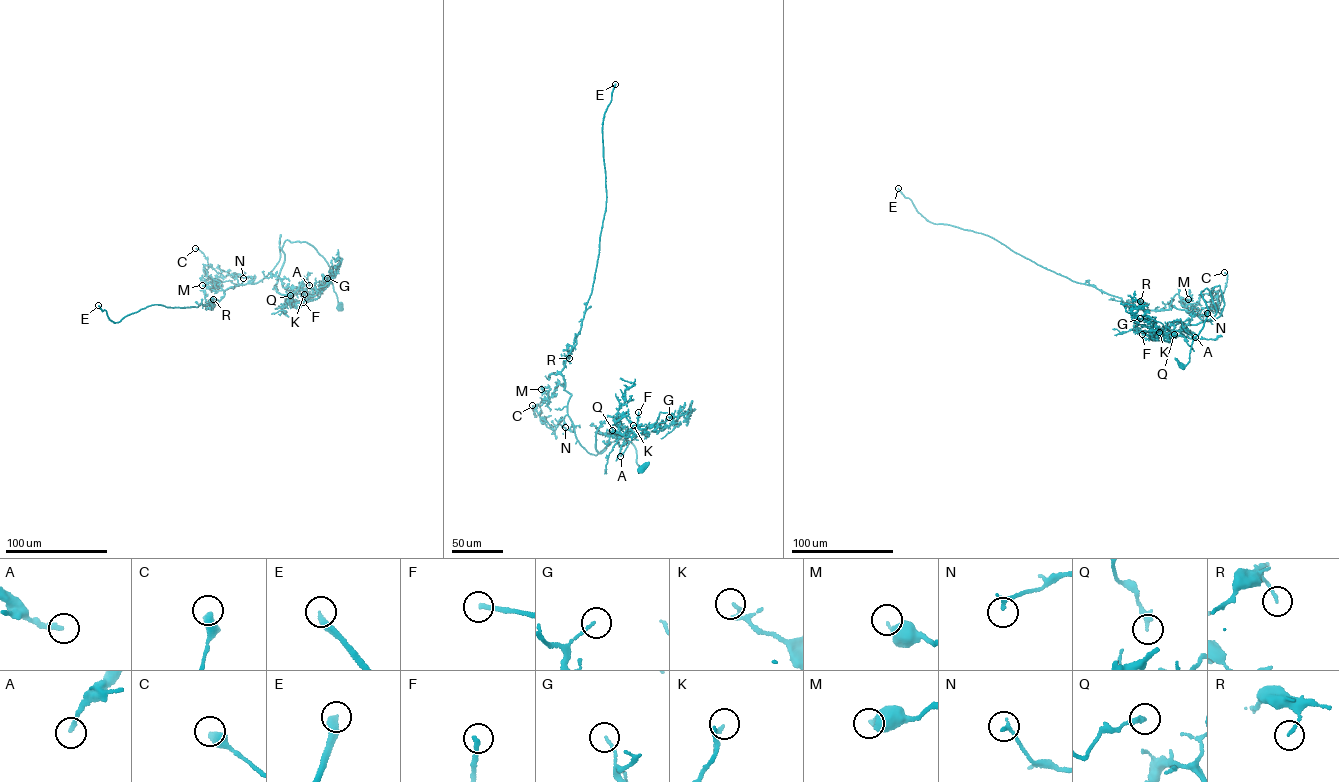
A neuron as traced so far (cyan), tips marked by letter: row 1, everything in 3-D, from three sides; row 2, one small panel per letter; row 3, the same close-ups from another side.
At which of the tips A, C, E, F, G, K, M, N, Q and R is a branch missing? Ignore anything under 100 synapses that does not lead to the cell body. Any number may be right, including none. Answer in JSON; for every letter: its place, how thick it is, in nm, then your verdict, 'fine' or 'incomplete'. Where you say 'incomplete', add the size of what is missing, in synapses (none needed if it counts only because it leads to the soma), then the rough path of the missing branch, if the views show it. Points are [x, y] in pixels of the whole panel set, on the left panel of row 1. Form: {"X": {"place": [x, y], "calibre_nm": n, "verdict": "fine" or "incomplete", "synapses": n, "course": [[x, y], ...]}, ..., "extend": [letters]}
{"A": {"place": [309, 285], "calibre_nm": 200, "verdict": "fine"}, "C": {"place": [195, 248], "calibre_nm": 460, "verdict": "fine"}, "E": {"place": [98, 305], "calibre_nm": 380, "verdict": "incomplete", "synapses": 650, "course": [[98, 305], [90, 295], [78, 293], [71, 287], [53, 284], [39, 286], [12, 266]]}, "F": {"place": [303, 302], "calibre_nm": 240, "verdict": "incomplete", "synapses": 110}, "G": {"place": [327, 278], "calibre_nm": 110, "verdict": "fine"}, "K": {"place": [304, 294], "calibre_nm": 180, "verdict": "fine"}, "M": {"place": [202, 285], "calibre_nm": 320, "verdict": "fine"}, "N": {"place": [243, 278], "calibre_nm": 180, "verdict": "fine"}, "Q": {"place": [290, 295], "calibre_nm": 240, "verdict": "fine"}, "R": {"place": [213, 299], "calibre_nm": 120, "verdict": "fine"}, "extend": ["E", "F"]}

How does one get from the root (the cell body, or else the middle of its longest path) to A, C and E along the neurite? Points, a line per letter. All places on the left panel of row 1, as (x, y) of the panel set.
A: (339, 308), (324, 259), (305, 242), (286, 240), (274, 287), (290, 294), (308, 273), (309, 285)
C: (339, 308), (329, 266), (305, 242), (280, 248), (280, 235), (279, 261), (253, 284), (209, 278), (195, 248)
E: (339, 308), (324, 259), (280, 235), (272, 270), (212, 309), (154, 304), (115, 323), (98, 305)

